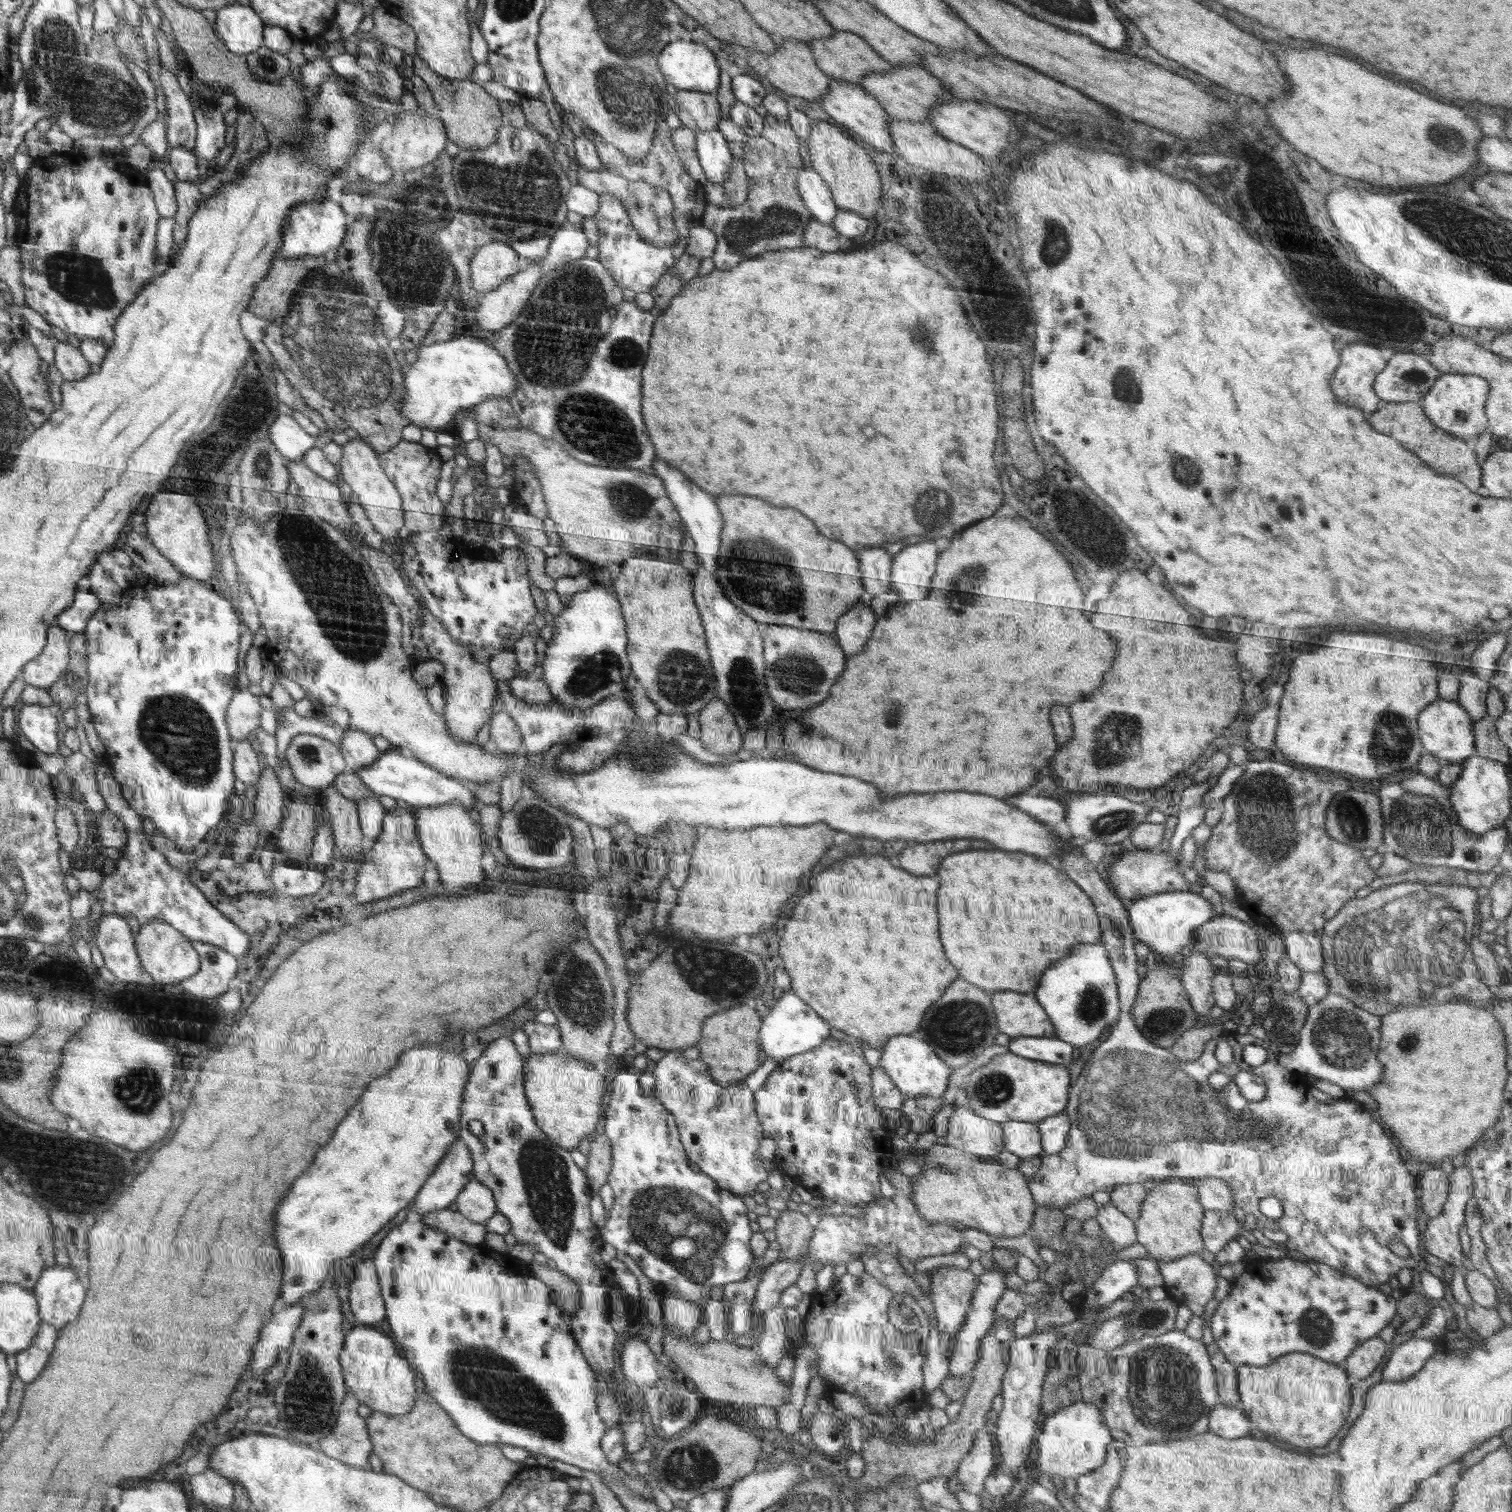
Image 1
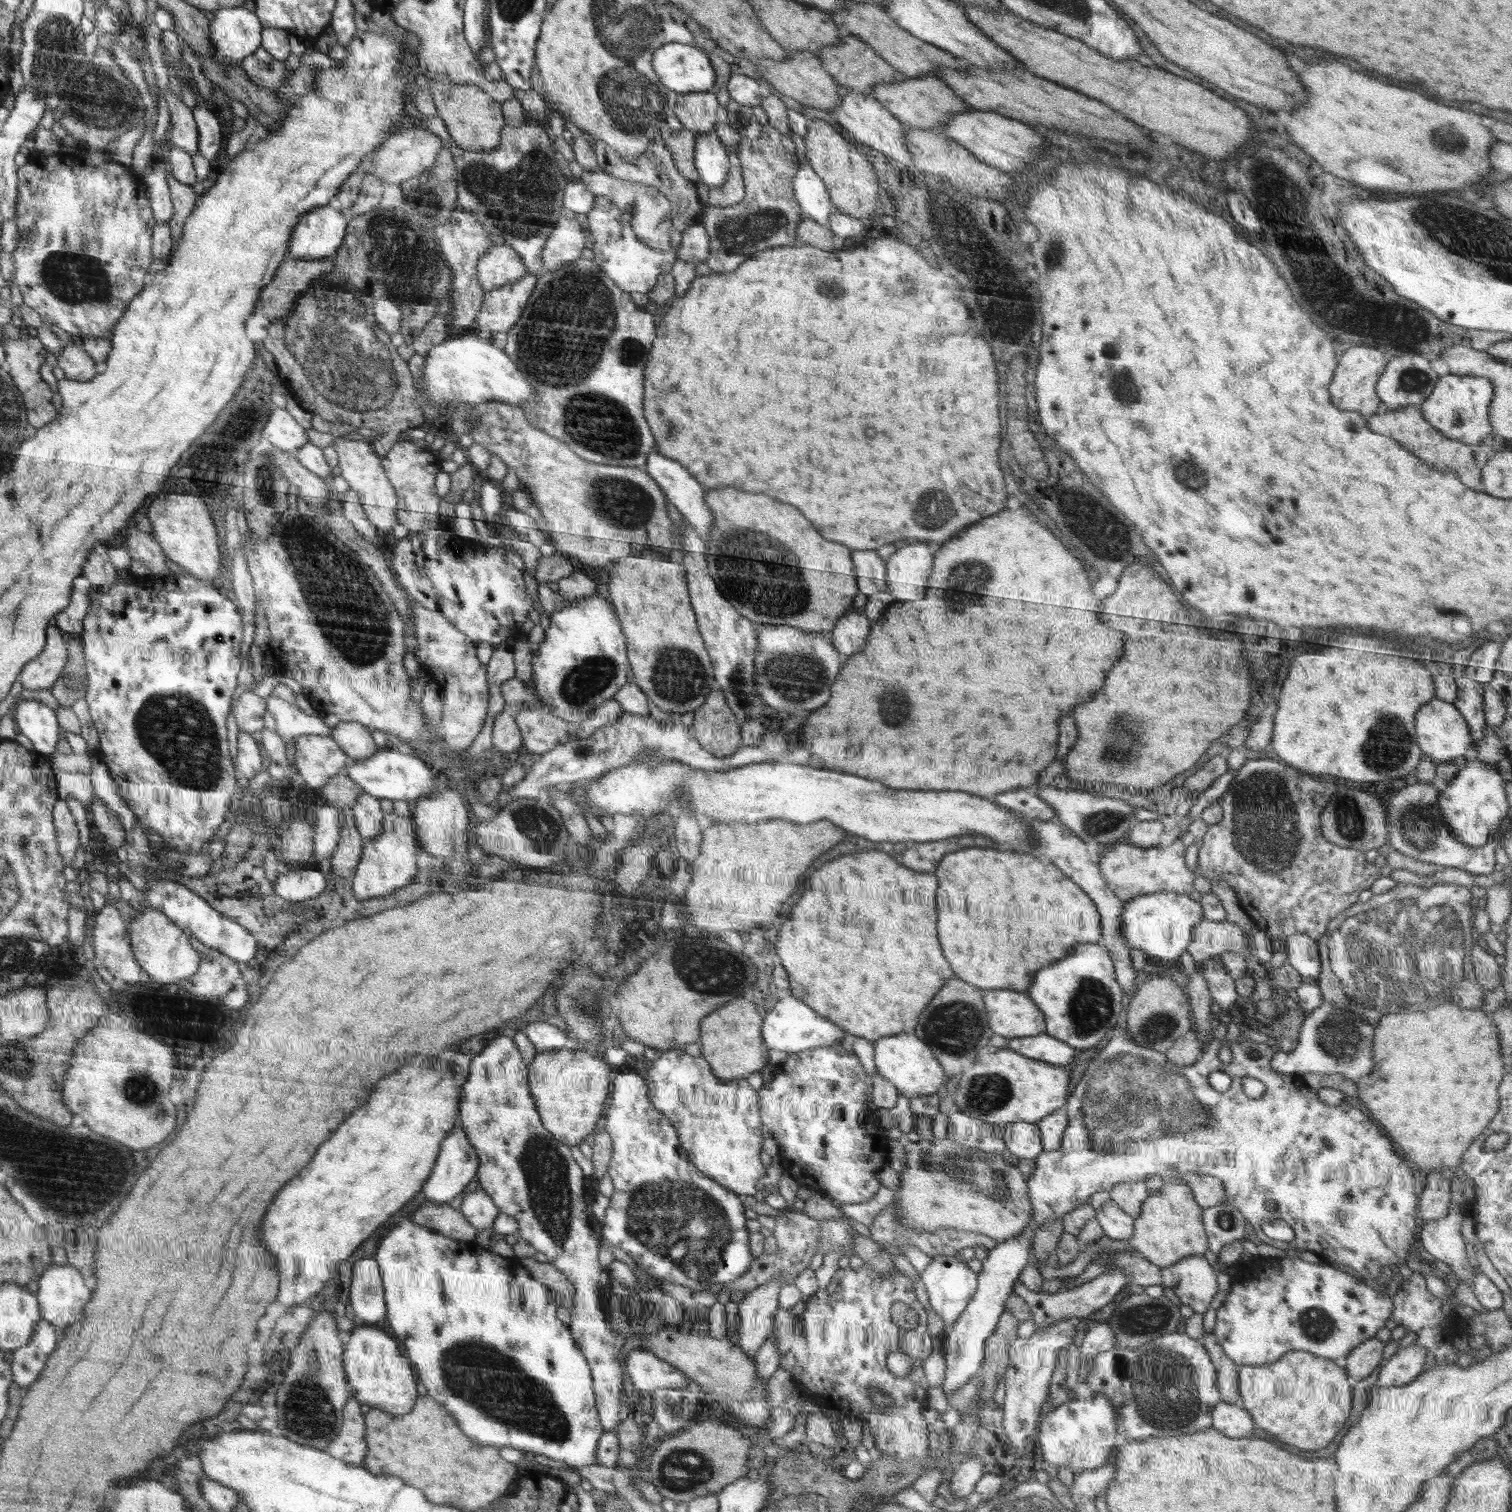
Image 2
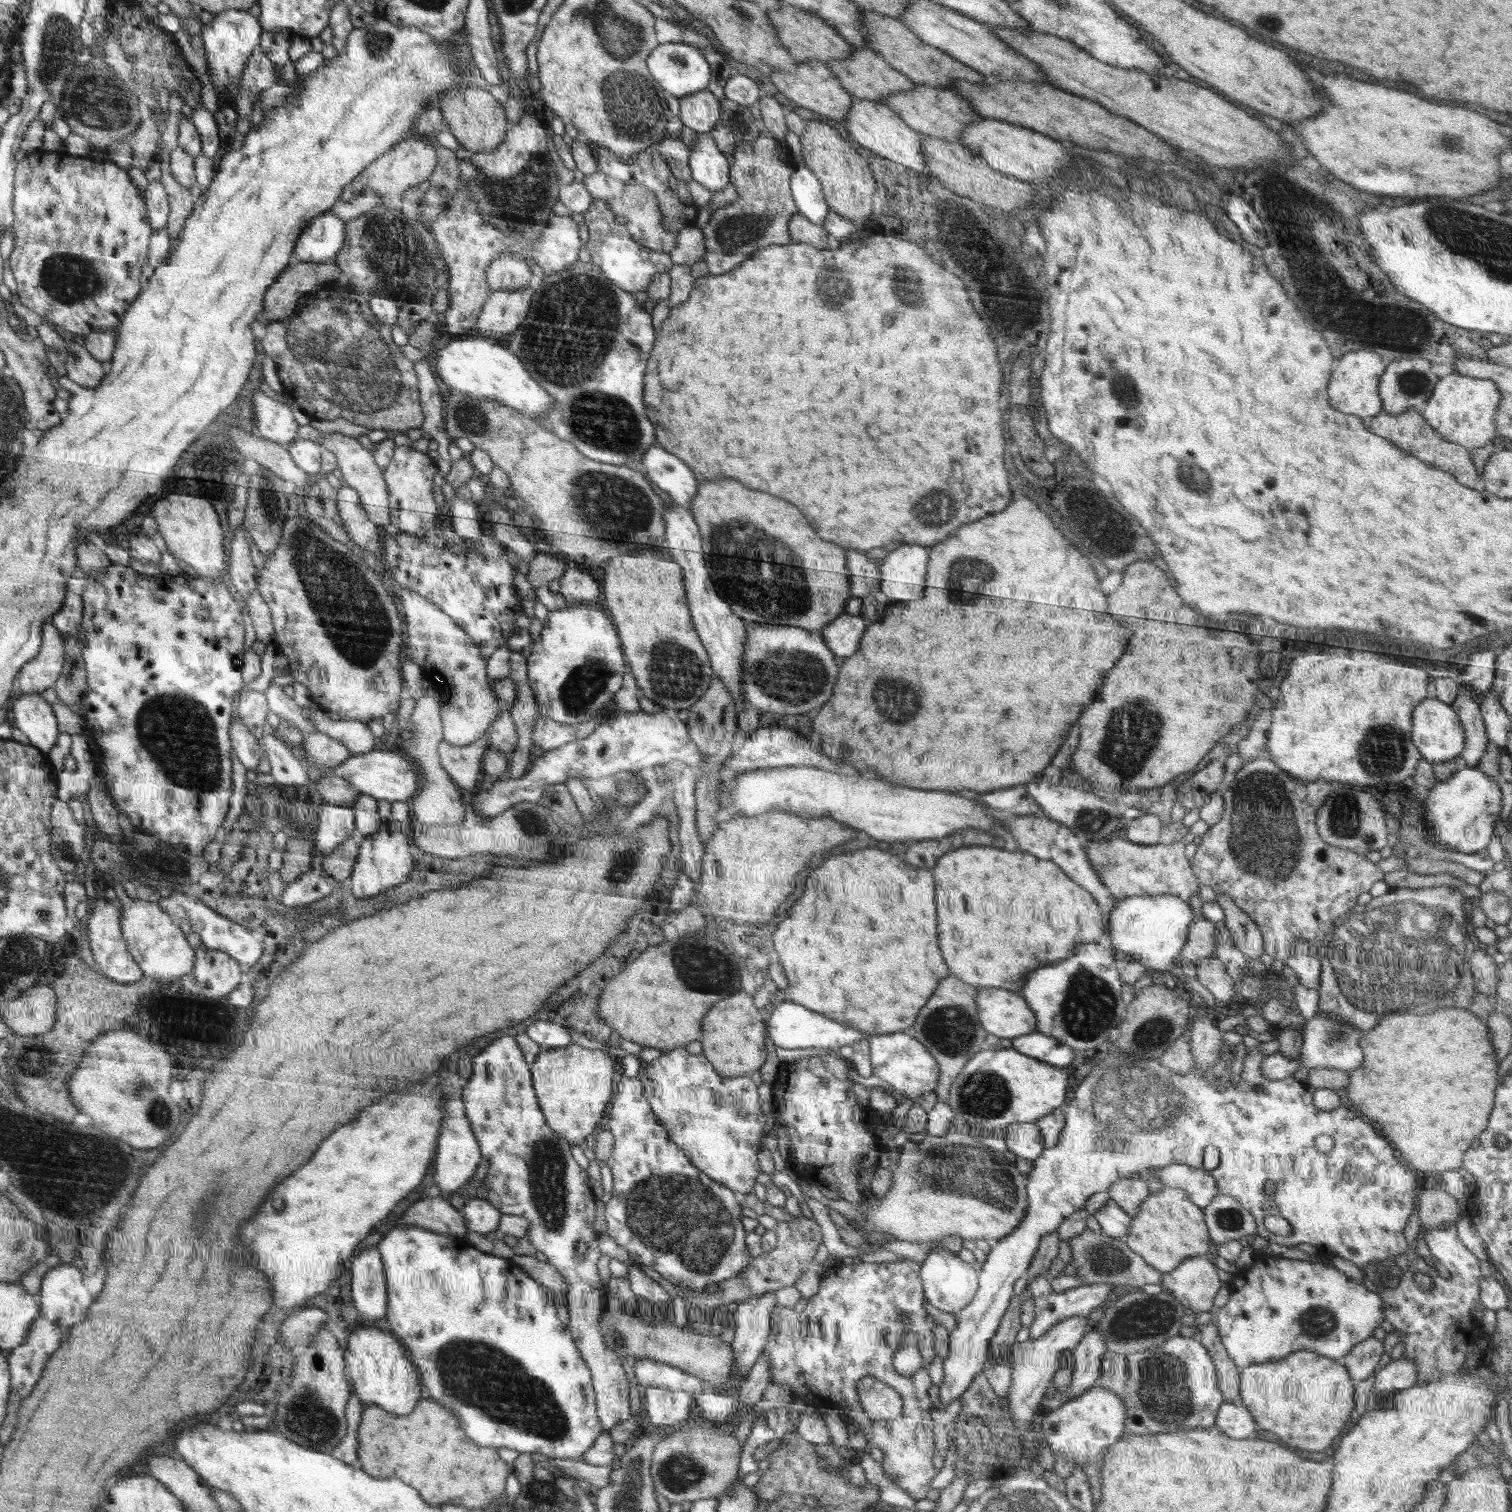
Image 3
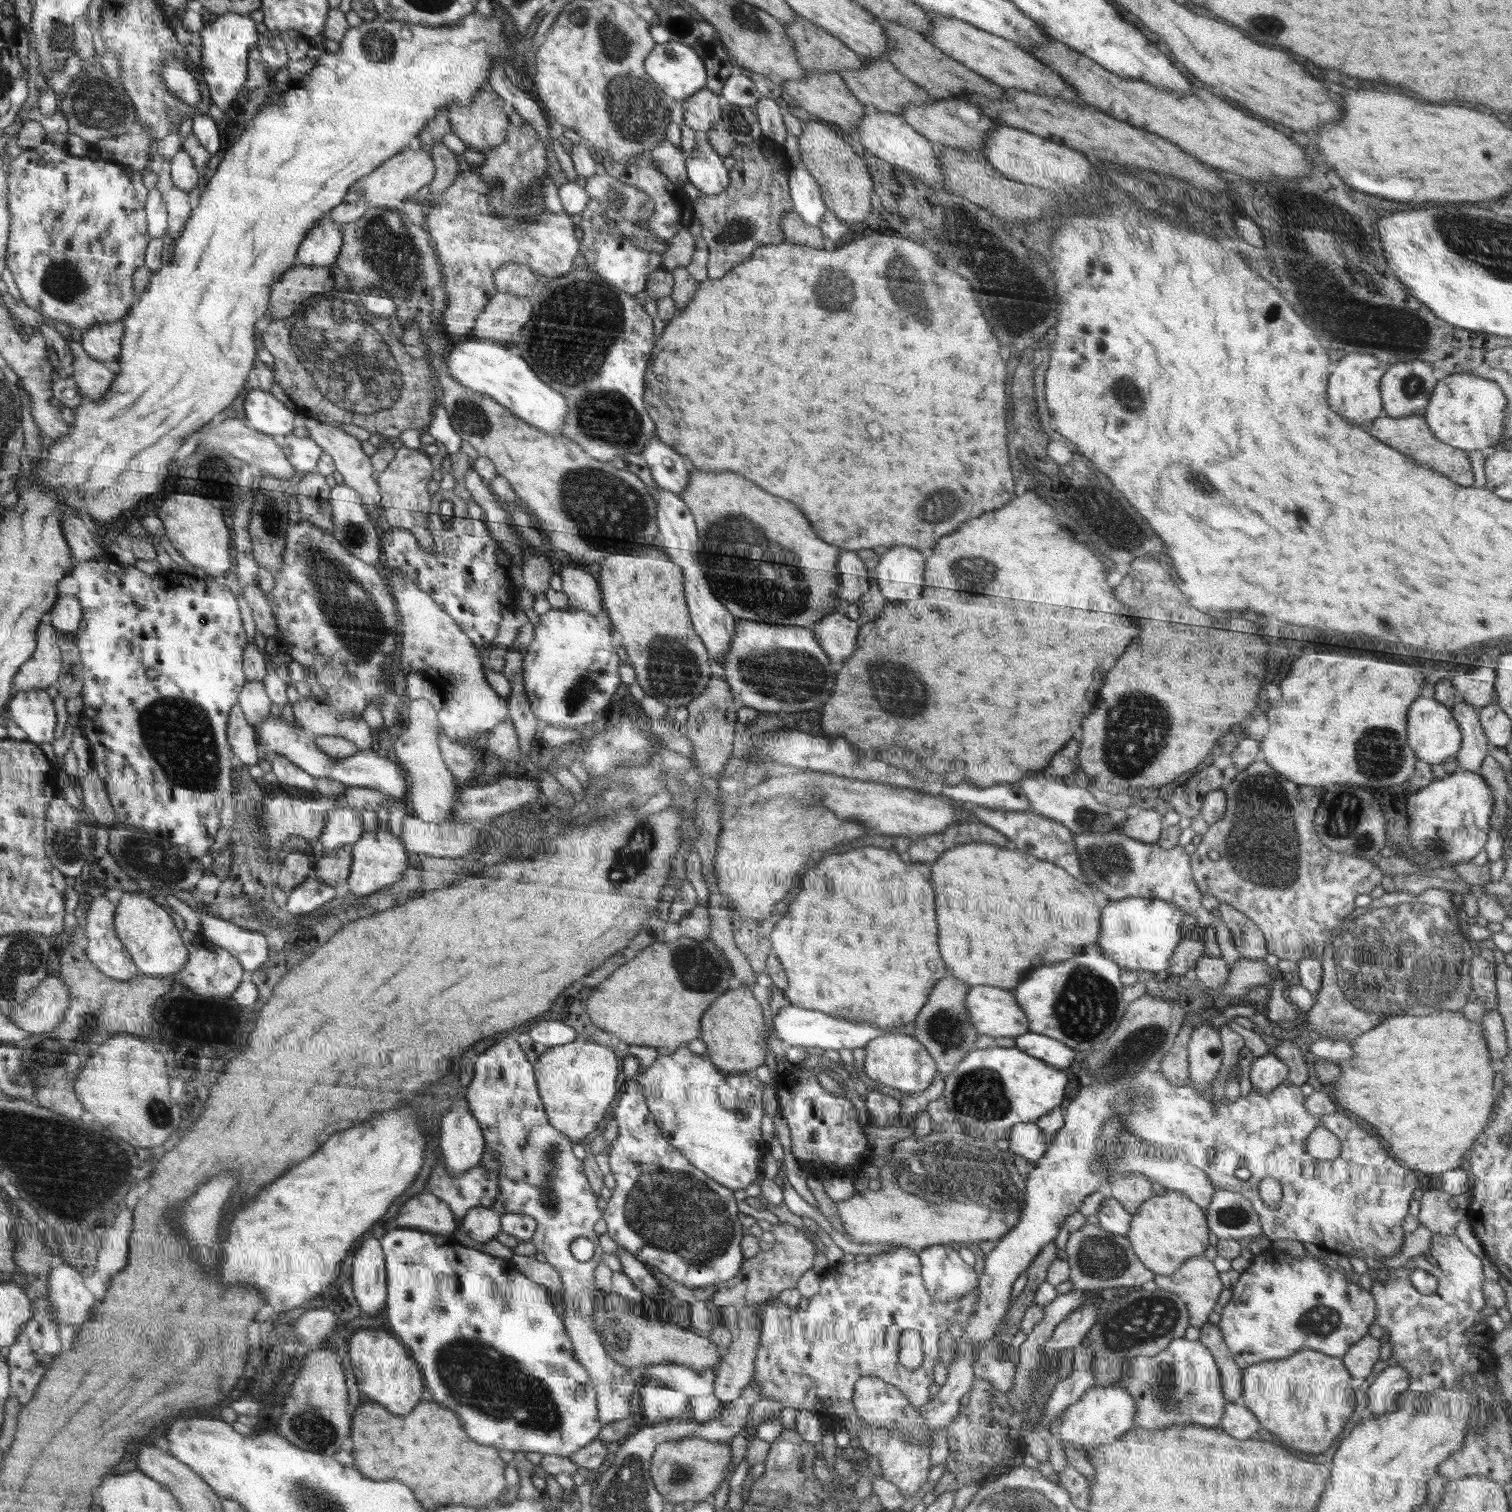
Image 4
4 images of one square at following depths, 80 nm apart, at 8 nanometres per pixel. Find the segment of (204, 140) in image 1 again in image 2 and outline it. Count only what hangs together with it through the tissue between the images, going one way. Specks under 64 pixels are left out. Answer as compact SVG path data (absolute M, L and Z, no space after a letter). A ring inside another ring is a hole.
M196 108L194 119L199 133L199 154L203 158L214 159L222 144L221 124L218 118L206 108Z

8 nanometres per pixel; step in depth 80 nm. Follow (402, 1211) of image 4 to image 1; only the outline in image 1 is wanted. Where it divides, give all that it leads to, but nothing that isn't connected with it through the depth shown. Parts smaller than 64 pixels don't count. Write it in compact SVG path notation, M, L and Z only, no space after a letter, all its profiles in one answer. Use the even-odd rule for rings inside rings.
M443 1208L434 1212L416 1216L415 1219L427 1223L438 1230L448 1231L452 1238L461 1239L473 1245L482 1245L485 1239L485 1225L468 1220L460 1211Z

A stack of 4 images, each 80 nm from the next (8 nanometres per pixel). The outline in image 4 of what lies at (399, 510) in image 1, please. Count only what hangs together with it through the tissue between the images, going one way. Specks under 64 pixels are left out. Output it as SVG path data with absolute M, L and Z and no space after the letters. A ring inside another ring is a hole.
M300 414L295 415L294 426L296 428L304 426L304 428L308 429L308 432L310 432L309 437L320 446L324 454L328 454L333 458L335 470L342 474L344 484L353 488L361 496L361 501L369 514L369 518L375 522L380 522L379 516L384 514L381 508L382 498L379 493L379 485L376 479L375 469L371 463L371 457L362 451L361 442L338 427L320 422L315 418L303 417Z

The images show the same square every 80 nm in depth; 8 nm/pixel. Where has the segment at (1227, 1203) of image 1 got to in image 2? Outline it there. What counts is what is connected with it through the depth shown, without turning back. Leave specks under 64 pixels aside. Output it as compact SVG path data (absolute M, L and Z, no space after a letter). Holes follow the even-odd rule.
M1181 1174L1178 1180L1192 1188L1195 1200L1203 1209L1226 1203L1224 1184L1218 1178L1202 1174Z

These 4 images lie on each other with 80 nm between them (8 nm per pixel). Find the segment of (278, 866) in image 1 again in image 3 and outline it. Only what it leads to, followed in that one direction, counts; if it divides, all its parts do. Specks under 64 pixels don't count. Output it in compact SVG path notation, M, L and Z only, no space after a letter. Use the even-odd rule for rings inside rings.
M315 868L300 874L294 882L290 882L288 888L282 893L284 906L306 906L310 902L316 902L325 896L329 896L335 887L336 881Z

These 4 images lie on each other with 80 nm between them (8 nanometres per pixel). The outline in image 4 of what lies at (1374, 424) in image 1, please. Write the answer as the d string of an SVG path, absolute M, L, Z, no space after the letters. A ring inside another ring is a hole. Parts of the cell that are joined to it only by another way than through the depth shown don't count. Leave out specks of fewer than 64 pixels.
M1415 413L1400 418L1392 418L1383 414L1367 425L1366 431L1374 438L1380 440L1380 442L1384 442L1384 444L1398 449L1406 456L1417 459L1424 467L1443 473L1460 486L1472 487L1474 484L1472 467L1470 466L1470 459L1467 456L1467 452L1438 440L1432 430L1430 430L1422 413Z

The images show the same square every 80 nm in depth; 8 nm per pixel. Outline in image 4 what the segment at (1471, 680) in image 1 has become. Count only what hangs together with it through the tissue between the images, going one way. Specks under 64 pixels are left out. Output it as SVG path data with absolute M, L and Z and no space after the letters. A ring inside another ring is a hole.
M1457 701L1451 711L1461 732L1461 747L1453 756L1457 761L1457 768L1478 772L1491 748L1487 736L1483 733L1479 713L1472 705L1463 701Z

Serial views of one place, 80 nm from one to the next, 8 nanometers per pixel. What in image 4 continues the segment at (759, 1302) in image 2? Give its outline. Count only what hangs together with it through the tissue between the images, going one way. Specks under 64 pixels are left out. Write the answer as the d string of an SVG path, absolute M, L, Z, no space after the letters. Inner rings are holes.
M766 1302L744 1306L737 1314L738 1319L738 1338L732 1341L728 1347L728 1353L723 1356L723 1360L718 1370L716 1370L717 1378L715 1380L714 1395L716 1398L724 1402L723 1408L729 1406L733 1400L741 1397L743 1390L747 1388L749 1382L755 1374L755 1360L758 1357L758 1348L760 1342L760 1315Z

